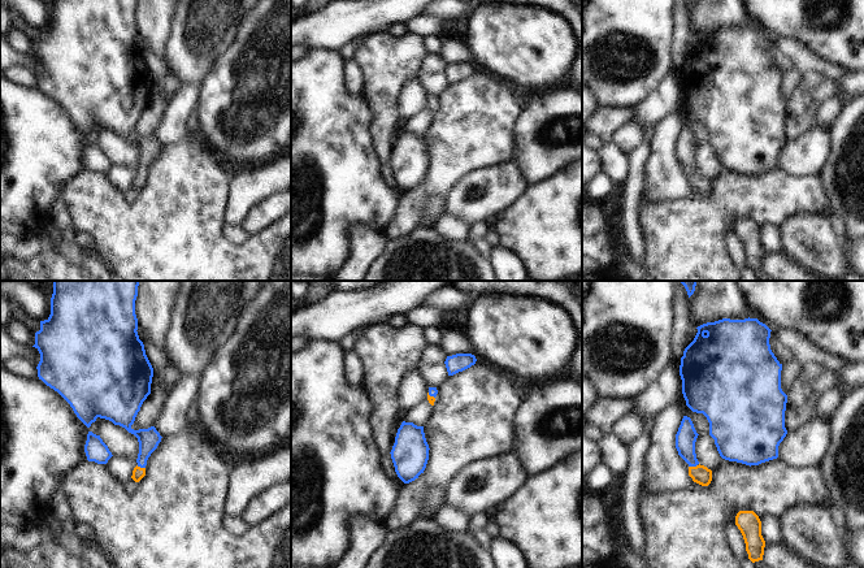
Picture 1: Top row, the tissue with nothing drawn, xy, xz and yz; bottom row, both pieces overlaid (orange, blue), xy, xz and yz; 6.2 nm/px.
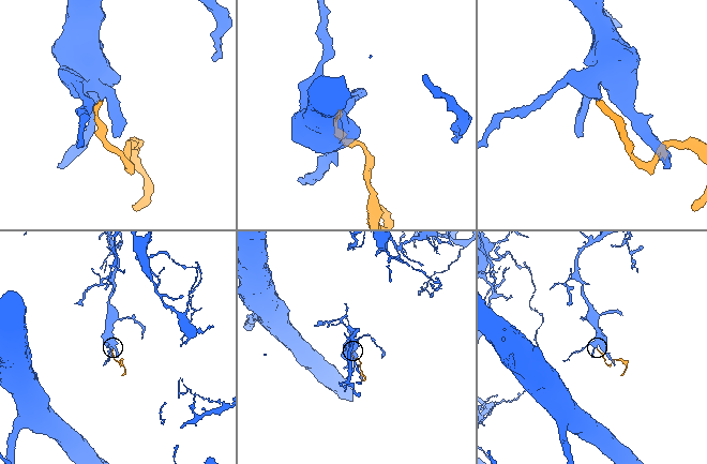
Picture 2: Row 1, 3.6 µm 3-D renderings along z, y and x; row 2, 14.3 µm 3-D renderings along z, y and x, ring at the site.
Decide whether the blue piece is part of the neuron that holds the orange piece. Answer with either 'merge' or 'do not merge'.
merge

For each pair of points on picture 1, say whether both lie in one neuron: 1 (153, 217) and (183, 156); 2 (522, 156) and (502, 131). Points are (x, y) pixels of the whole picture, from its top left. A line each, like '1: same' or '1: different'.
1: same
2: different

